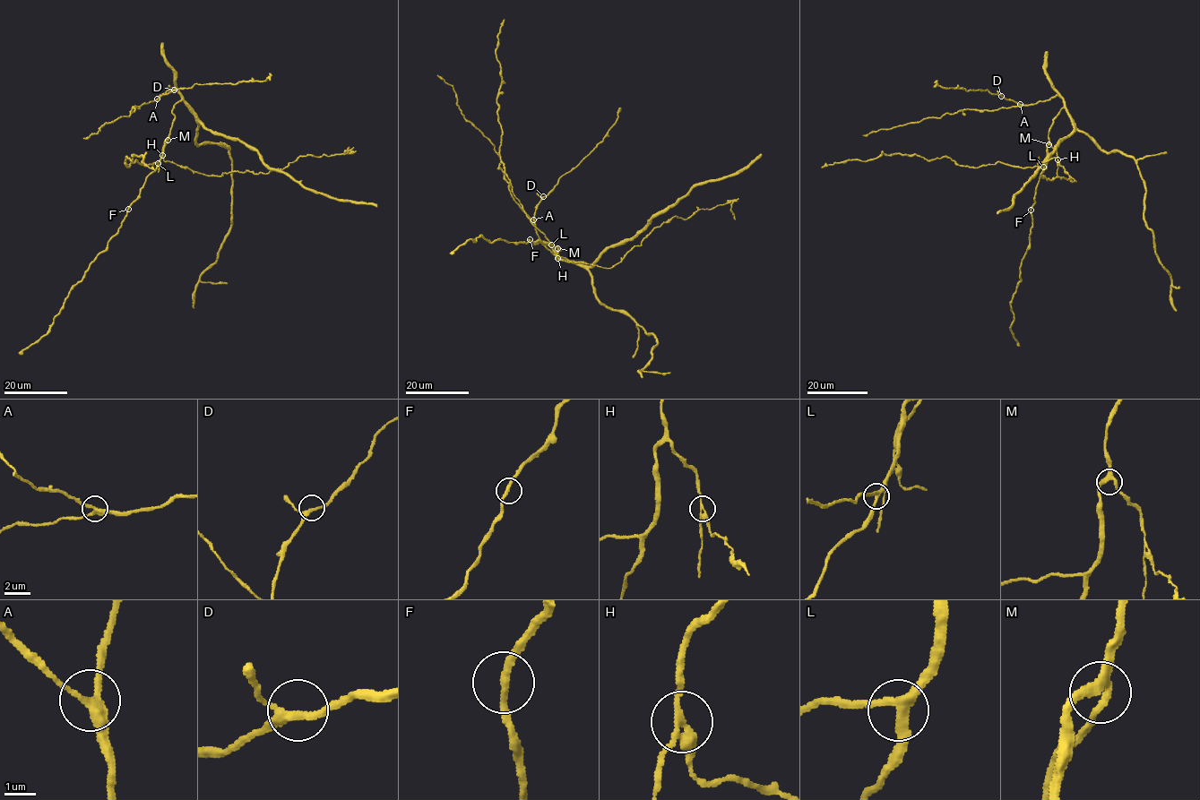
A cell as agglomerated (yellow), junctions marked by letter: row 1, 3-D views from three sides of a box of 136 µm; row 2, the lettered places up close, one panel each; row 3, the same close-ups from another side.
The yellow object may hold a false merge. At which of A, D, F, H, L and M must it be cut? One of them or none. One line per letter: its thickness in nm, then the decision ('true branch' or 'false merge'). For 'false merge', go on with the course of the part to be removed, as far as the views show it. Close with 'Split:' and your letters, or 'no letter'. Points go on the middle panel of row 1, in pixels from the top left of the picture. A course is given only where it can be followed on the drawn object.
A: 280 nm | true branch
D: 200 nm | true branch
F: 240 nm | true branch
H: 220 nm | false merge | (557, 259), (610, 269), (654, 227), (676, 216), (685, 219), (701, 209), (730, 202), (735, 219)
L: 280 nm | true branch
M: 280 nm | true branch
Split: H

